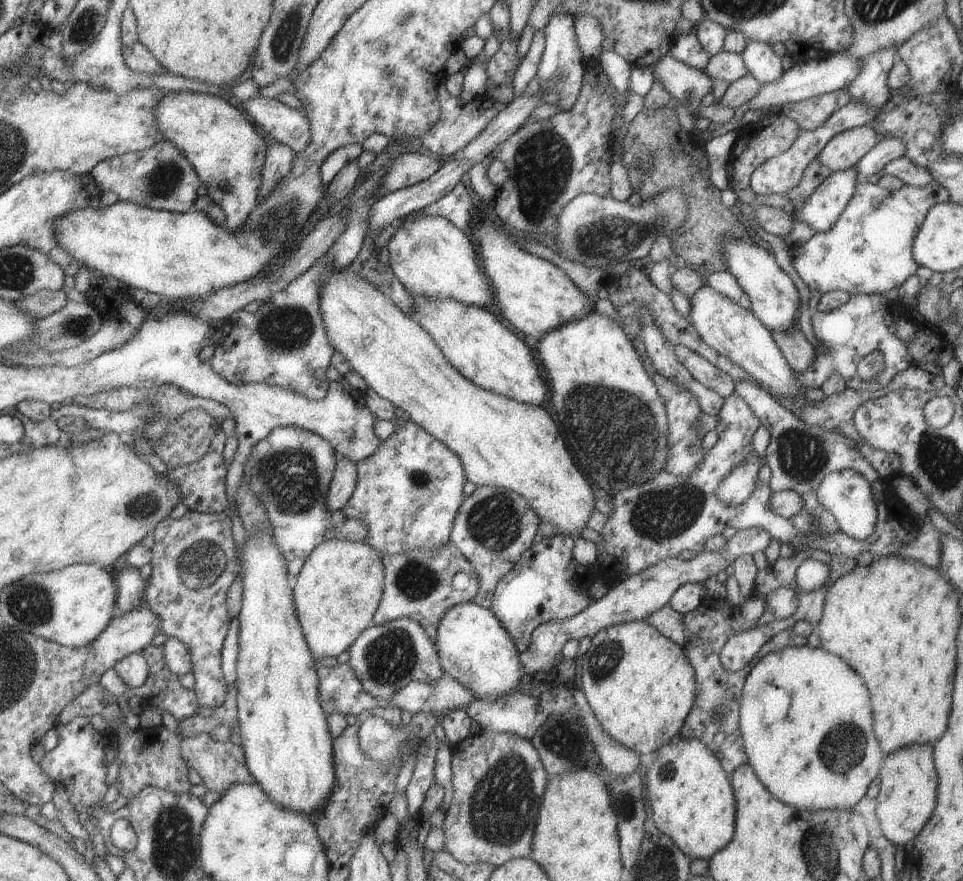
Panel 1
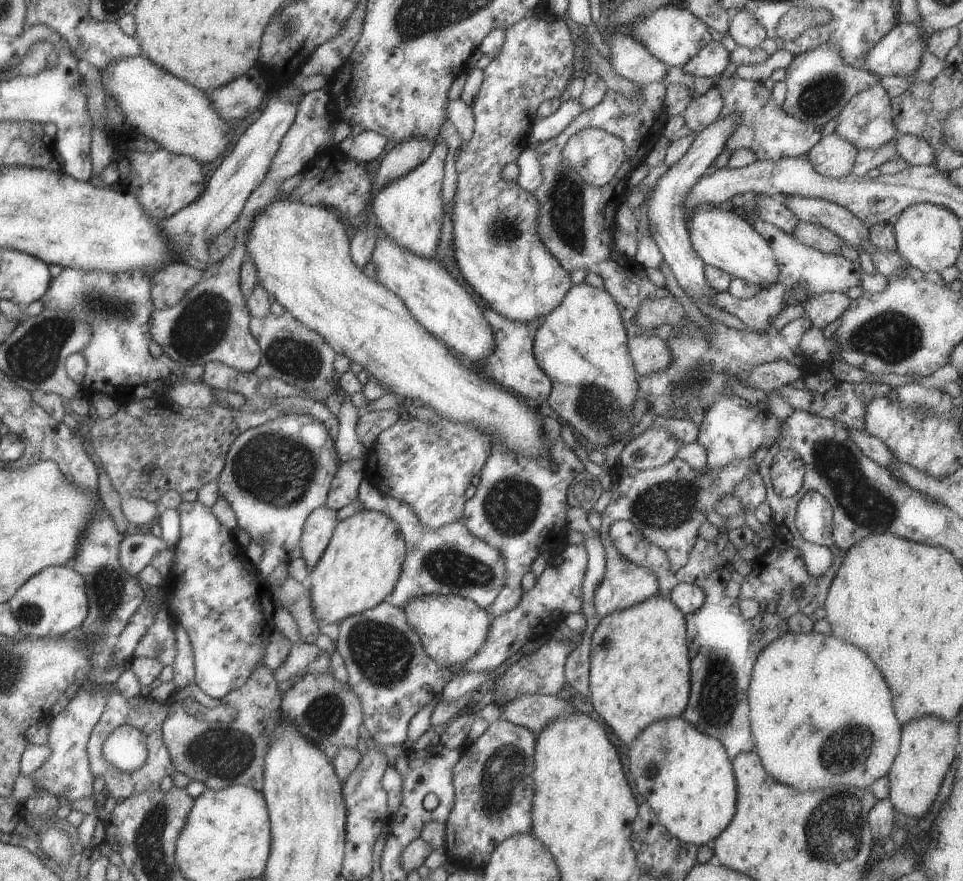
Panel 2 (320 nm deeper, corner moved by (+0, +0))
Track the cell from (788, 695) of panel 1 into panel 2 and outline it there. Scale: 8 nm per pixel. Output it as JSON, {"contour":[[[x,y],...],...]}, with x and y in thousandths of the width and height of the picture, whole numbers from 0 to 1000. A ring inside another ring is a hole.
{"contour":[[[818,715],[790,737],[781,756],[778,776],[780,776],[780,781],[776,783],[776,797],[780,833],[782,833],[782,840],[784,840],[784,849],[782,851],[788,858],[788,863],[796,879],[800,879],[807,888],[828,894],[828,897],[834,897],[834,899],[836,897],[848,897],[848,894],[867,891],[903,896],[902,892],[911,883],[922,879],[922,874],[925,866],[929,863],[929,857],[934,849],[937,824],[931,820],[931,815],[927,810],[925,788],[923,788],[923,781],[921,781],[915,763],[902,749],[902,745],[898,745],[898,740],[894,736],[890,736],[886,731],[880,731],[880,729],[875,729],[873,724],[869,724],[867,721],[854,721],[843,715],[837,719],[826,720]]]}

